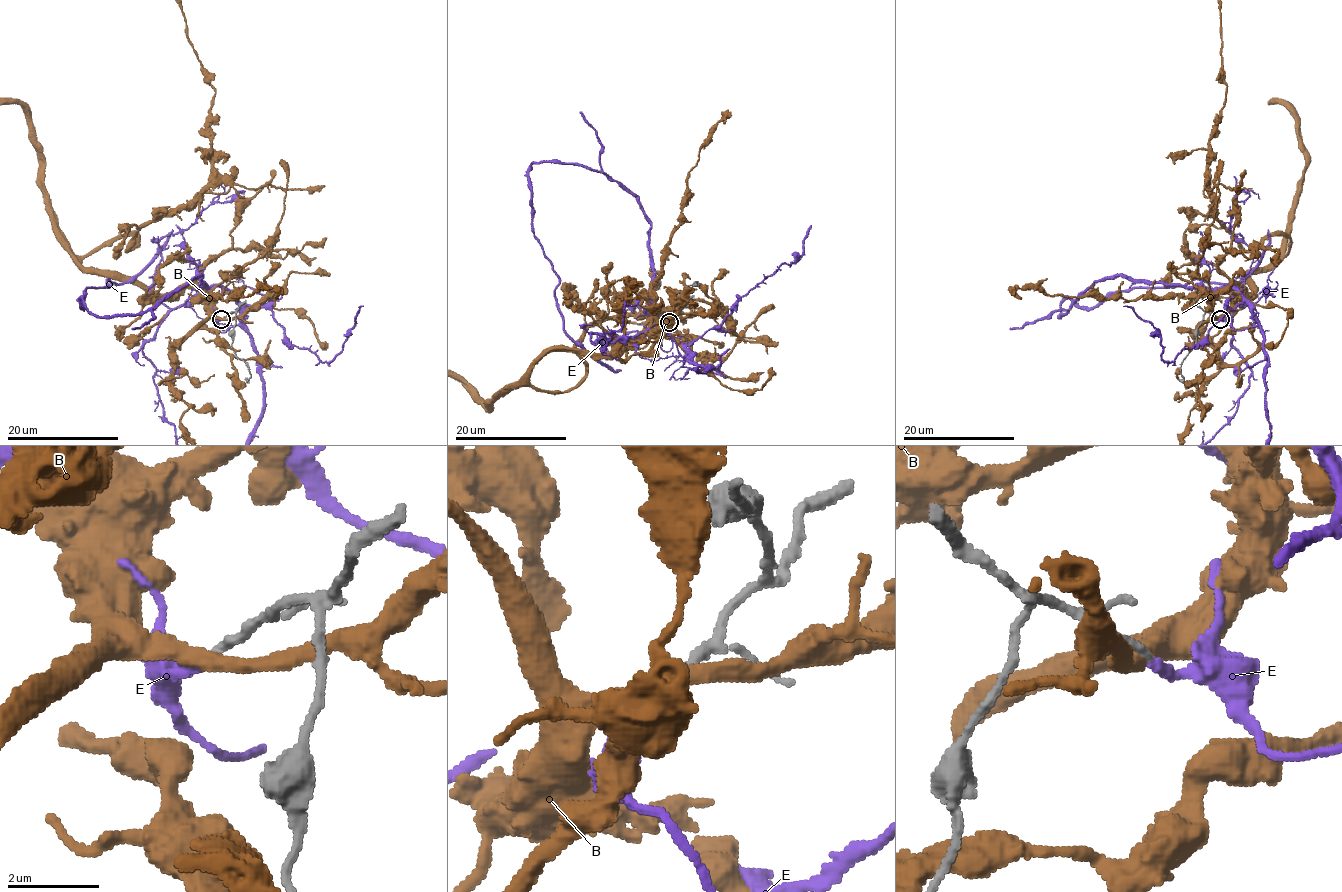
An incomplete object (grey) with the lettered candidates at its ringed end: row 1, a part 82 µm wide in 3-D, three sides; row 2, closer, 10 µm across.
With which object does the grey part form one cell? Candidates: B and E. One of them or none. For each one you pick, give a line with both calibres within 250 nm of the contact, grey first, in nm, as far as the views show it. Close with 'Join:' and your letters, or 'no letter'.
E: 190/240 nm
Join: E

